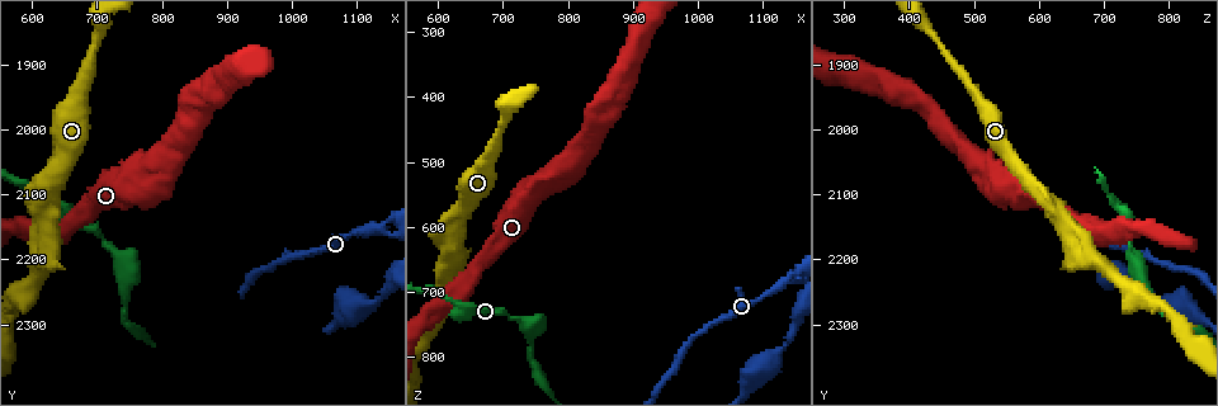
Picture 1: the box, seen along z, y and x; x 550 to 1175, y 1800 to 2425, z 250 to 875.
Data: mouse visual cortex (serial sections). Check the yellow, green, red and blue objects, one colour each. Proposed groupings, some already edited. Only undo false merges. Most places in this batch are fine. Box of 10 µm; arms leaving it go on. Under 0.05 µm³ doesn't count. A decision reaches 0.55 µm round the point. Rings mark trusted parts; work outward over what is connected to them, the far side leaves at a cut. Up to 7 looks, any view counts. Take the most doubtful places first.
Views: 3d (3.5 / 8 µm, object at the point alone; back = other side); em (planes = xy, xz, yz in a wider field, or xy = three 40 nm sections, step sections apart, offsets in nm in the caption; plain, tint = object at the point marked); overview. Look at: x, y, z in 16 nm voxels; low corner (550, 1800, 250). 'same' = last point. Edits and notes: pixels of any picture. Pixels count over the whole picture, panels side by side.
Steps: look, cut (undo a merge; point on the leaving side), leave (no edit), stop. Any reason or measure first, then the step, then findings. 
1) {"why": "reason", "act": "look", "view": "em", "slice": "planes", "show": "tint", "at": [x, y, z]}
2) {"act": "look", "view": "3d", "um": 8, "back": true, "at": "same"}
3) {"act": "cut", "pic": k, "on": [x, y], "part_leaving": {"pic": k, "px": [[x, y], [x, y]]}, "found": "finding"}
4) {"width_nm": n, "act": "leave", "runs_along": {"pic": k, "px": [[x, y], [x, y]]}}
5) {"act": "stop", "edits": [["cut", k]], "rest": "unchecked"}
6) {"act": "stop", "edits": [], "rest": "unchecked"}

{"why": "abrupt turn", "act": "look", "view": "3d", "um": 3.5, "at": [1135, 2155, 685]}

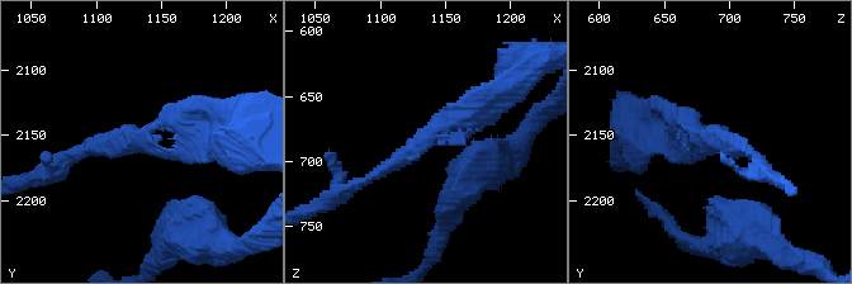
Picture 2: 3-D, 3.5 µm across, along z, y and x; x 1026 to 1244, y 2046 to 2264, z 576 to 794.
{"why": "shape alone is not enough", "act": "look", "view": "em", "slice": "xy", "step": 3, "show": "plain", "at": [1130, 2152, 686]}

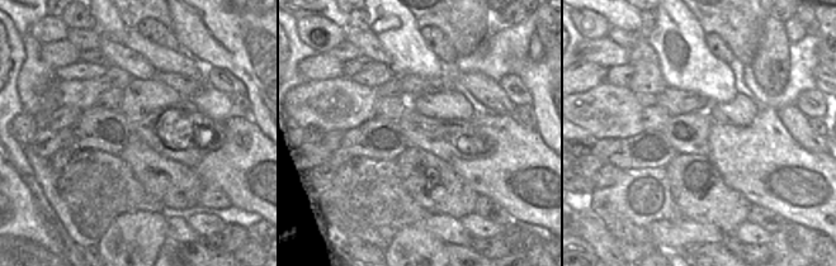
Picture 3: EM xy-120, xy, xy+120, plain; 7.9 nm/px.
{"act": "look", "view": "em", "slice": "xy", "step": 3, "show": "tint", "at": "same"}

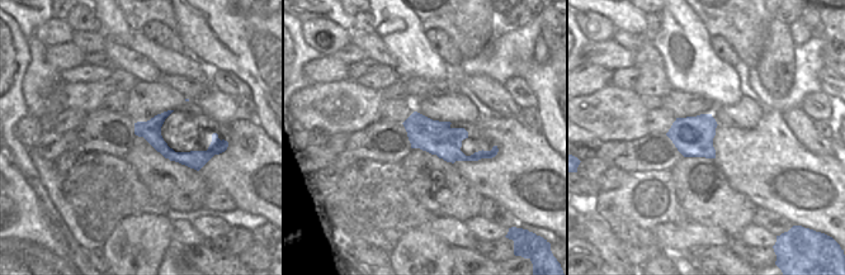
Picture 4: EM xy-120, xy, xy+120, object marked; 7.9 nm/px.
{"arms": 3, "arm_widths_nm": [150, 200, 250], "act": "leave", "runs_along": {"pic": 4, "px": [[407, 123], [462, 157], [489, 153]]}, "found": "one cell here"}

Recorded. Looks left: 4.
{"why": "thick turns thin", "act": "look", "view": "3d", "um": 3.5, "at": [745, 2095, 540]}

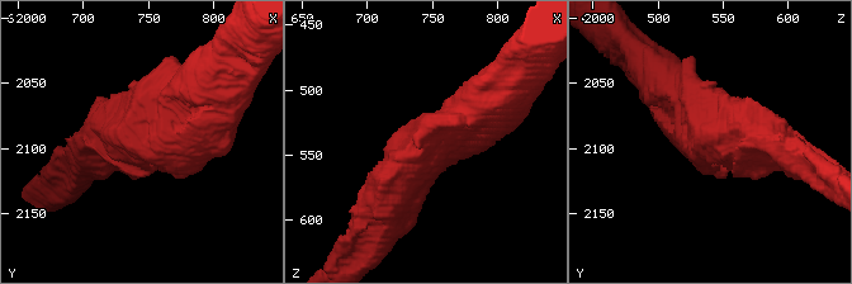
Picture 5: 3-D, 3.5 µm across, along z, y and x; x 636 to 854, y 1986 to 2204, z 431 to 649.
{"why": "need the tissue", "act": "look", "view": "em", "slice": "xy", "step": 3, "show": "tint", "at": [746, 2088, 544]}

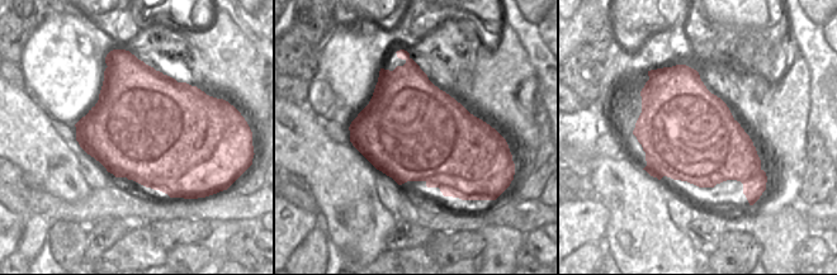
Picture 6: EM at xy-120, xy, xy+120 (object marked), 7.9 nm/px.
{"act": "leave", "runs_along": {"pic": 5, "px": [[384, 214], [412, 160], [490, 102]]}, "found": "all the same cell"}

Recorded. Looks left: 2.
{"why": "arms part here", "act": "look", "view": "3d", "um": 3.5, "at": [625, 2185, 665]}

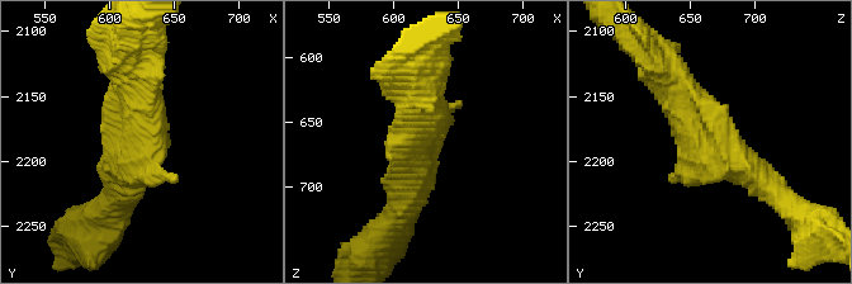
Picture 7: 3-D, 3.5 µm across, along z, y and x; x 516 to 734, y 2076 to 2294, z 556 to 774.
{"act": "leave", "runs_along": {"pic": 7, "px": [[666, 69], [708, 146], [770, 189]]}, "found": "continuous, no second cell"}

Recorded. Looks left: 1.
{"act": "stop", "edits": [], "rest": "unchecked"}

